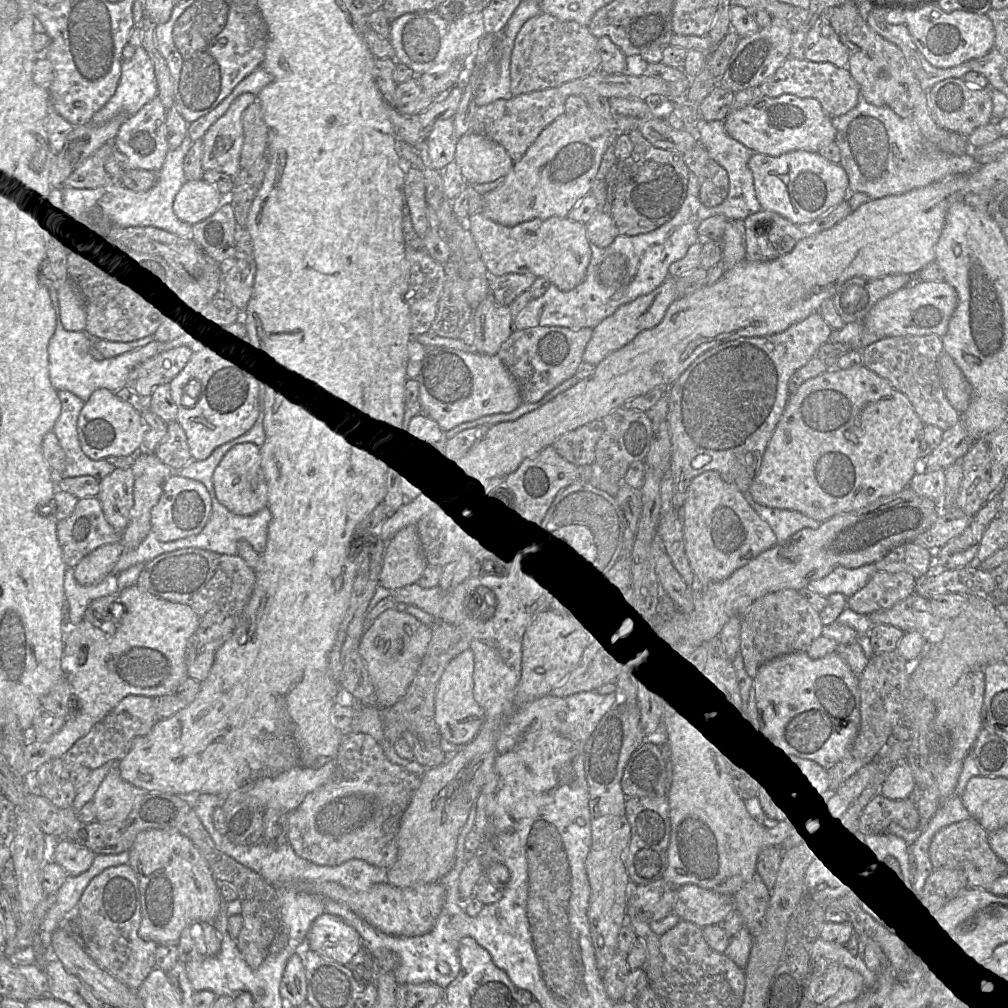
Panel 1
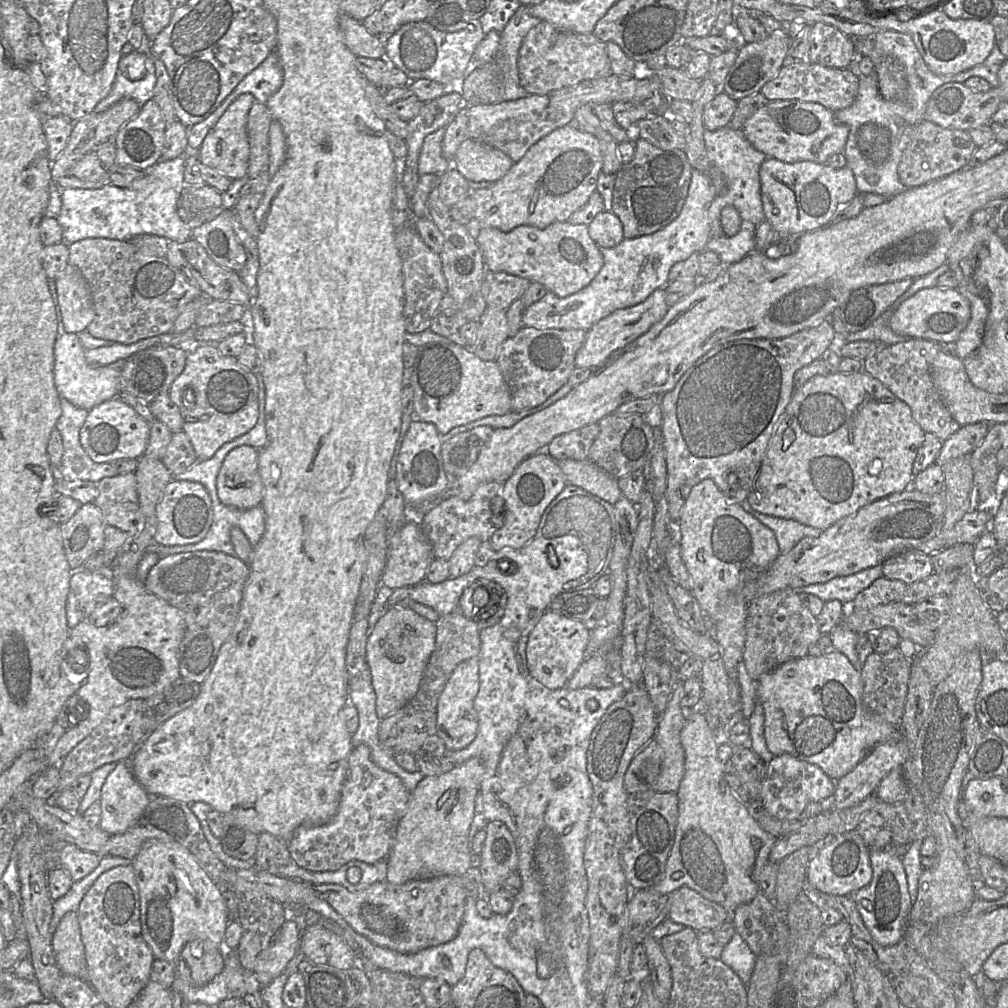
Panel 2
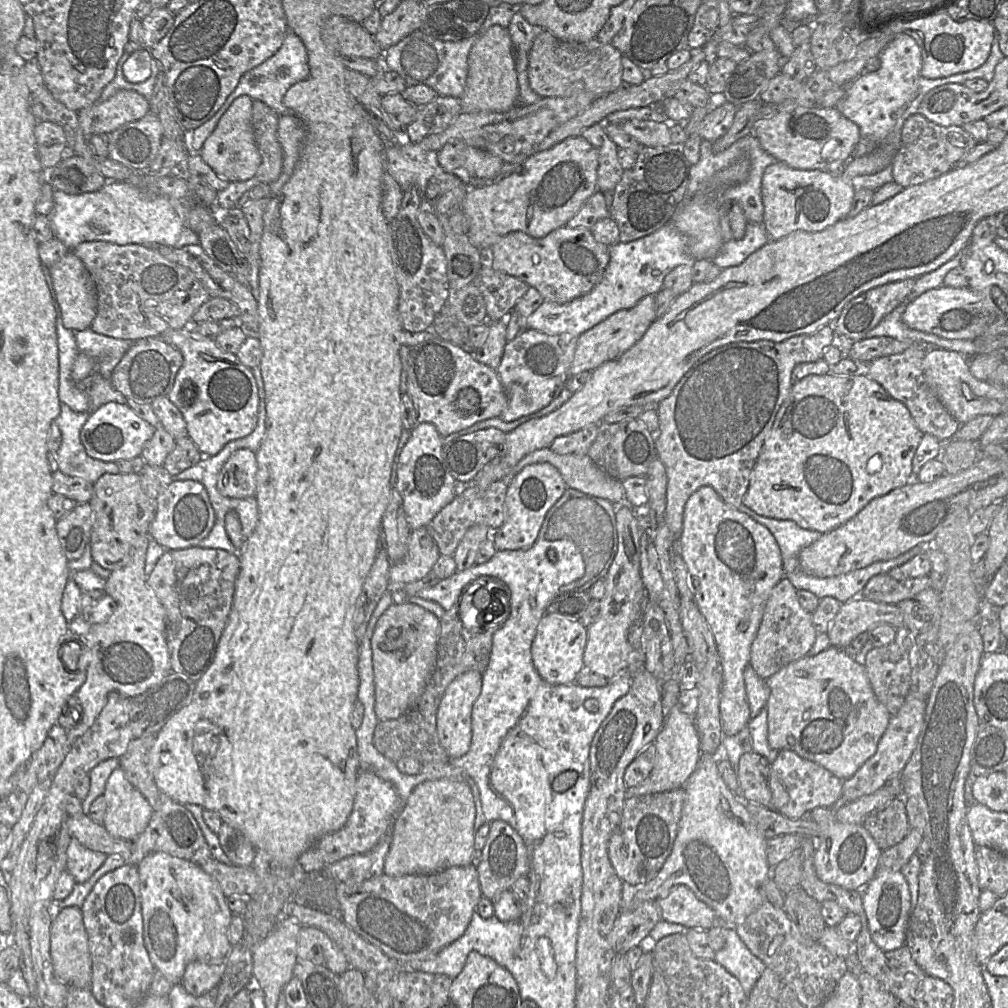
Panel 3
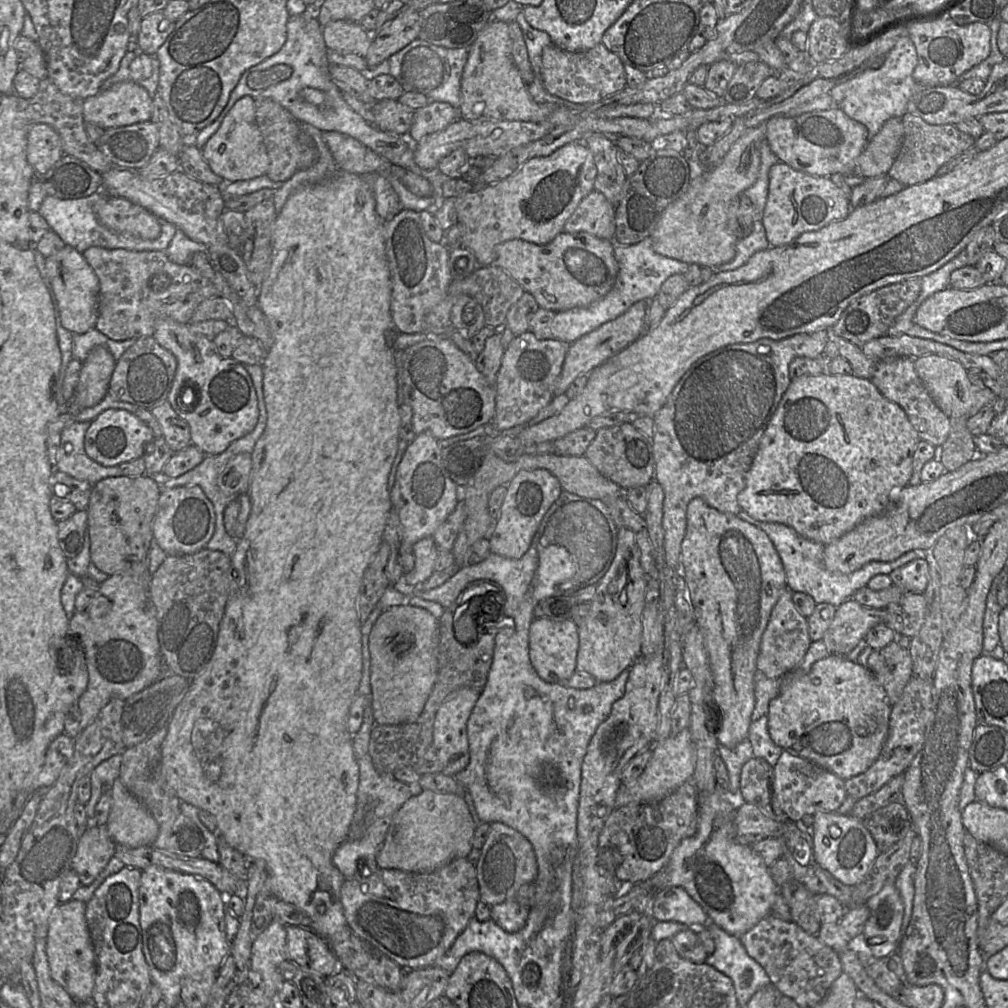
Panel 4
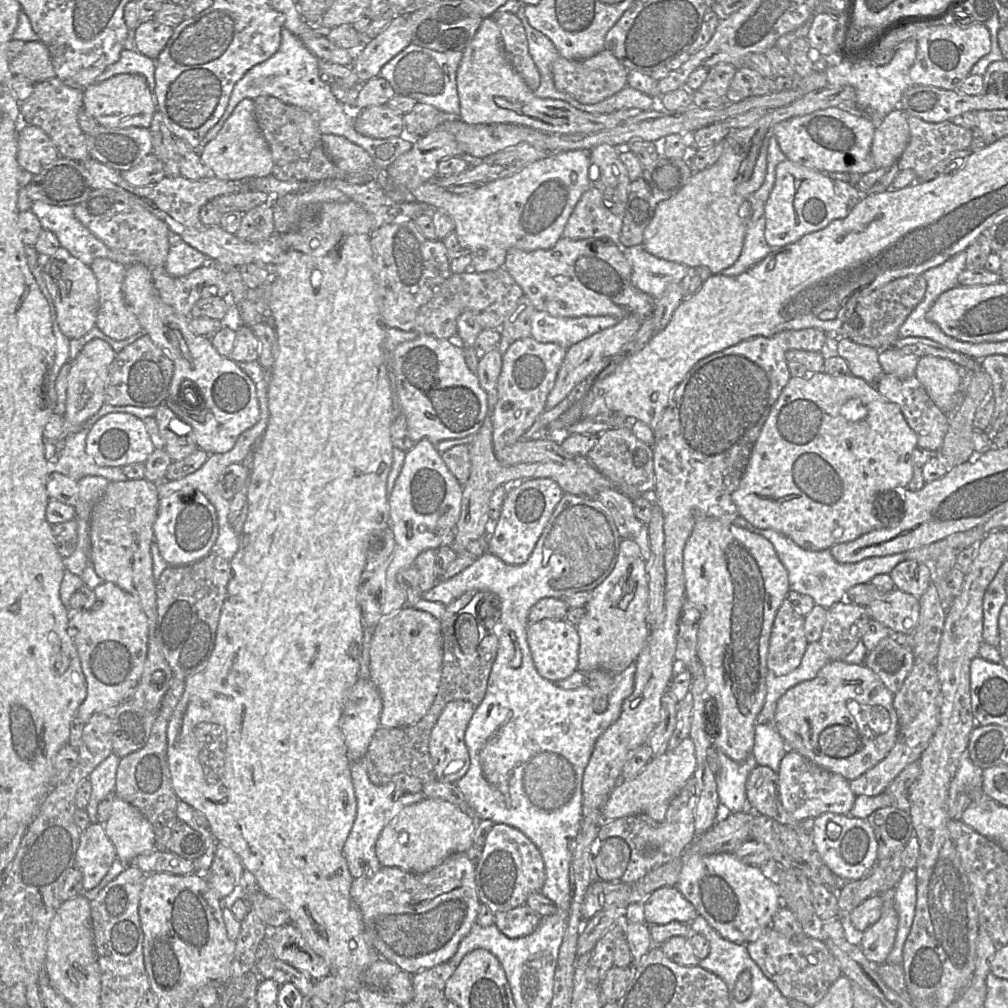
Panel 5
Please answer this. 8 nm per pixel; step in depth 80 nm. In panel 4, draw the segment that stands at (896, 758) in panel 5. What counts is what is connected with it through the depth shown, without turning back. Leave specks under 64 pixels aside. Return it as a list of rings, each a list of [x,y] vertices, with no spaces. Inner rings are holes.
[[[913,675],[900,699],[892,705],[888,735],[876,761],[863,773],[845,780],[847,797],[860,799],[879,790],[898,775],[903,775],[923,746],[928,714],[932,705],[933,678]]]

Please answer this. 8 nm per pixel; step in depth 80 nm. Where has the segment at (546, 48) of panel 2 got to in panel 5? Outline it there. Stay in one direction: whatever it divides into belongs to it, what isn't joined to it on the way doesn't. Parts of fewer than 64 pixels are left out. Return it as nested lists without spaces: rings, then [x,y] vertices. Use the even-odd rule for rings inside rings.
[[[607,49],[586,59],[570,60],[559,56],[552,64],[556,89],[574,98],[581,104],[596,104],[622,90],[627,83],[627,70]]]

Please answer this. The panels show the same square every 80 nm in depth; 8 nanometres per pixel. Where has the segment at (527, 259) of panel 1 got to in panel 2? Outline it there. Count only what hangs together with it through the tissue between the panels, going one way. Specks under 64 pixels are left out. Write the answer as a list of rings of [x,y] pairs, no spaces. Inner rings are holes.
[[[554,222],[543,229],[521,225],[510,232],[480,227],[475,228],[474,238],[483,255],[486,270],[506,272],[539,282],[560,298],[575,294],[589,285],[604,264],[600,248],[583,224]]]

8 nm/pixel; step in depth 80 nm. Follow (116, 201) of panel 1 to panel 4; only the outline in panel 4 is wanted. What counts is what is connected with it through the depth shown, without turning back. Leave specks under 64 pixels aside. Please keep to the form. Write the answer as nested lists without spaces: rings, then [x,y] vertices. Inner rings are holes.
[[[99,191],[85,198],[71,200],[46,196],[38,213],[46,220],[50,229],[56,233],[66,245],[71,246],[81,254],[90,247],[100,247],[109,250],[126,249],[136,252],[165,251],[167,249],[177,228],[165,220],[160,220],[161,233],[158,238],[153,240],[137,238],[128,233],[118,234],[102,226],[93,211],[93,206],[101,197],[102,193],[105,192]]]

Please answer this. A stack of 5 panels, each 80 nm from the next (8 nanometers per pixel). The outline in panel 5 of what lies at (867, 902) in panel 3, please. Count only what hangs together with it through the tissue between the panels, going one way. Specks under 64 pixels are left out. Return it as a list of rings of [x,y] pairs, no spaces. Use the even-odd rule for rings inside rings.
[[[892,892],[885,898],[879,920],[863,931],[860,948],[864,956],[874,964],[886,961],[892,950],[898,926],[898,914]]]

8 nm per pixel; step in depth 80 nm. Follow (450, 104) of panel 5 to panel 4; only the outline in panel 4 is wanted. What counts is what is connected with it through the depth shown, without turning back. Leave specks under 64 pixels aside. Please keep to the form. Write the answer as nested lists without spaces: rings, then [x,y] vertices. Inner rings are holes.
[[[416,38],[387,59],[389,74],[401,84],[404,91],[421,93],[430,102],[446,102],[458,110],[461,78],[468,51],[466,47],[449,49]]]

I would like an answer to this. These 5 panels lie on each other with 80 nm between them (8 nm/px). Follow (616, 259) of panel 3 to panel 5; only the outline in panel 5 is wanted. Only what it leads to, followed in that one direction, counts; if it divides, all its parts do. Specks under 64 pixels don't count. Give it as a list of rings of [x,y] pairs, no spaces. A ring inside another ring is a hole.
[[[642,244],[624,247],[622,253],[632,268],[631,283],[642,292],[658,299],[668,284],[678,282],[685,277],[689,267],[677,262],[656,257],[647,252]],[[535,309],[531,316],[531,337],[540,343],[555,343],[568,349],[589,336],[616,325],[618,321],[609,315],[554,317]]]

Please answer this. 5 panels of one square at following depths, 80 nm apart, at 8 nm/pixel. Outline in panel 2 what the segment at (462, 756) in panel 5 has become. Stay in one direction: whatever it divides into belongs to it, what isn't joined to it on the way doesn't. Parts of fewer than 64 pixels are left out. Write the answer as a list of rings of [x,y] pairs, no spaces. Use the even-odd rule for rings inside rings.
[[[470,658],[457,665],[448,678],[437,703],[437,733],[449,750],[466,748],[475,739],[478,730],[478,715],[474,700],[479,691],[478,658]]]

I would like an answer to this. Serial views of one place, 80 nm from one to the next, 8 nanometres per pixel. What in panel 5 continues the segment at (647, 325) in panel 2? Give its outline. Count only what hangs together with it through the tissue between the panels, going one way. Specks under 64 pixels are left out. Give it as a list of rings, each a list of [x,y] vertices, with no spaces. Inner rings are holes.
[[[629,315],[619,320],[616,325],[599,331],[568,348],[557,373],[554,386],[547,396],[545,409],[555,407],[563,399],[567,398],[568,394],[577,383],[585,380],[595,370],[603,370],[610,361],[617,358],[623,346],[637,333],[642,322],[643,321],[637,316]]]

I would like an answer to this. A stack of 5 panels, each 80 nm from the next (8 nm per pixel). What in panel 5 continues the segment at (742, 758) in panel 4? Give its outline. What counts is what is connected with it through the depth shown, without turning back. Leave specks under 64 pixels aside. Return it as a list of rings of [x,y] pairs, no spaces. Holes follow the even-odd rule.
[[[717,751],[720,770],[715,774],[720,808],[724,814],[754,812],[746,796],[746,780],[757,766],[751,753],[743,762],[735,762]]]

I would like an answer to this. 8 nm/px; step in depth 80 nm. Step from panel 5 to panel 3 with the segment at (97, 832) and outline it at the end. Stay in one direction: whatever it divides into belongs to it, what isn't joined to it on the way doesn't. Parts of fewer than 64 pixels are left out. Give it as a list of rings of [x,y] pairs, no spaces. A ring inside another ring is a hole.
[[[72,838],[67,848],[66,870],[76,883],[83,883],[101,867],[106,858],[105,853],[90,850]]]

